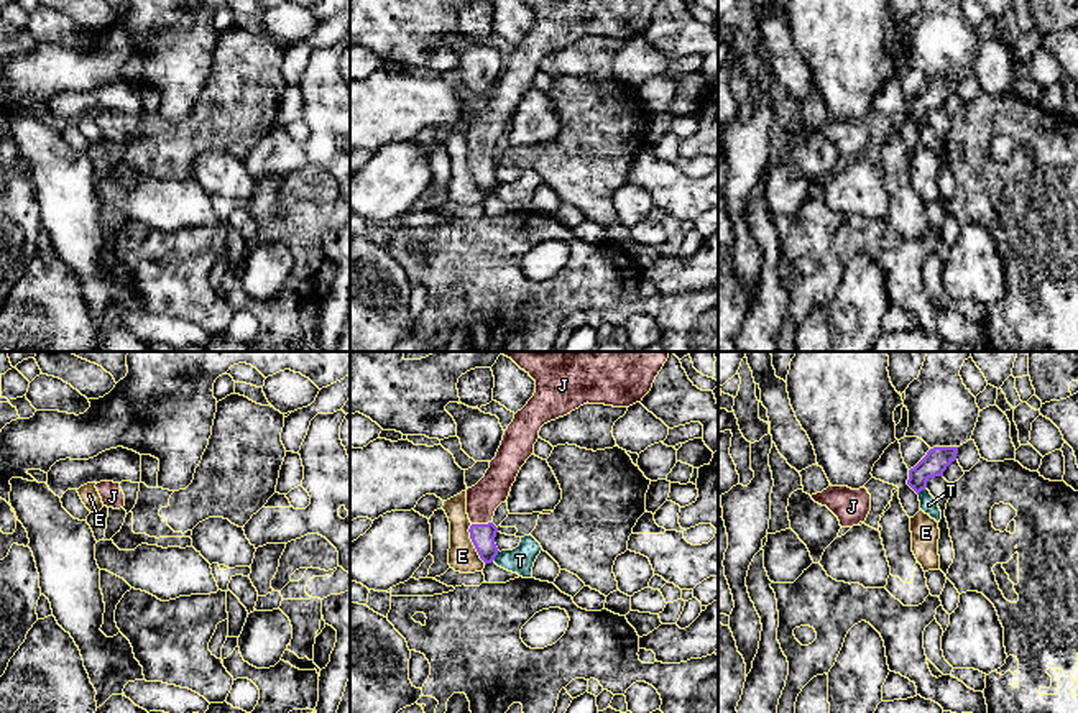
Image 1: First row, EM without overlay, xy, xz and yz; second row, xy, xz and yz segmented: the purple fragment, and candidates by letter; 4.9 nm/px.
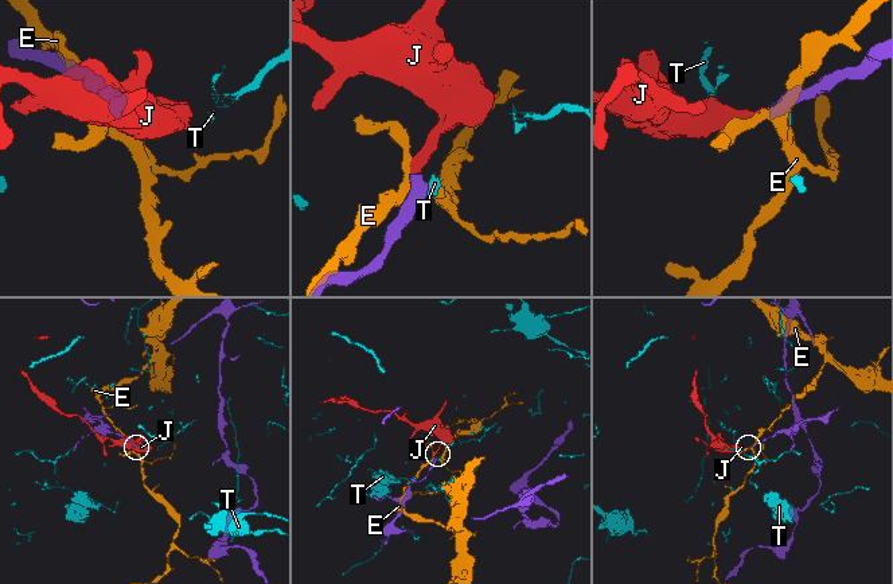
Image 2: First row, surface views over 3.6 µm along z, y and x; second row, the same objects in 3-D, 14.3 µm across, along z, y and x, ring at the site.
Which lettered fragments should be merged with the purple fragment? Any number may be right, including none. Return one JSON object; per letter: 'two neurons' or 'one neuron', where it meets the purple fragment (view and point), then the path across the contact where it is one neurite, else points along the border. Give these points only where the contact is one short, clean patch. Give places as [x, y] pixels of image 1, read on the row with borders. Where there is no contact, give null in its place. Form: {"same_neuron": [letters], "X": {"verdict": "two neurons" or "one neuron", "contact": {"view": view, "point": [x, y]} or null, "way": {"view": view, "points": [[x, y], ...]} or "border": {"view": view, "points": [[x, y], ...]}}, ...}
{"same_neuron": ["J"], "E": {"verdict": "two neurons", "contact": {"view": "xz", "point": [474, 544]}}, "J": {"verdict": "one neuron", "contact": {"view": "xz", "point": [482, 524]}}, "T": {"verdict": "two neurons", "contact": {"view": "xz", "point": [497, 554]}, "border": {"view": "xz", "points": [[498, 551], [492, 561]]}}}

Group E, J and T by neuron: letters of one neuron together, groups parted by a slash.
E / J / T

